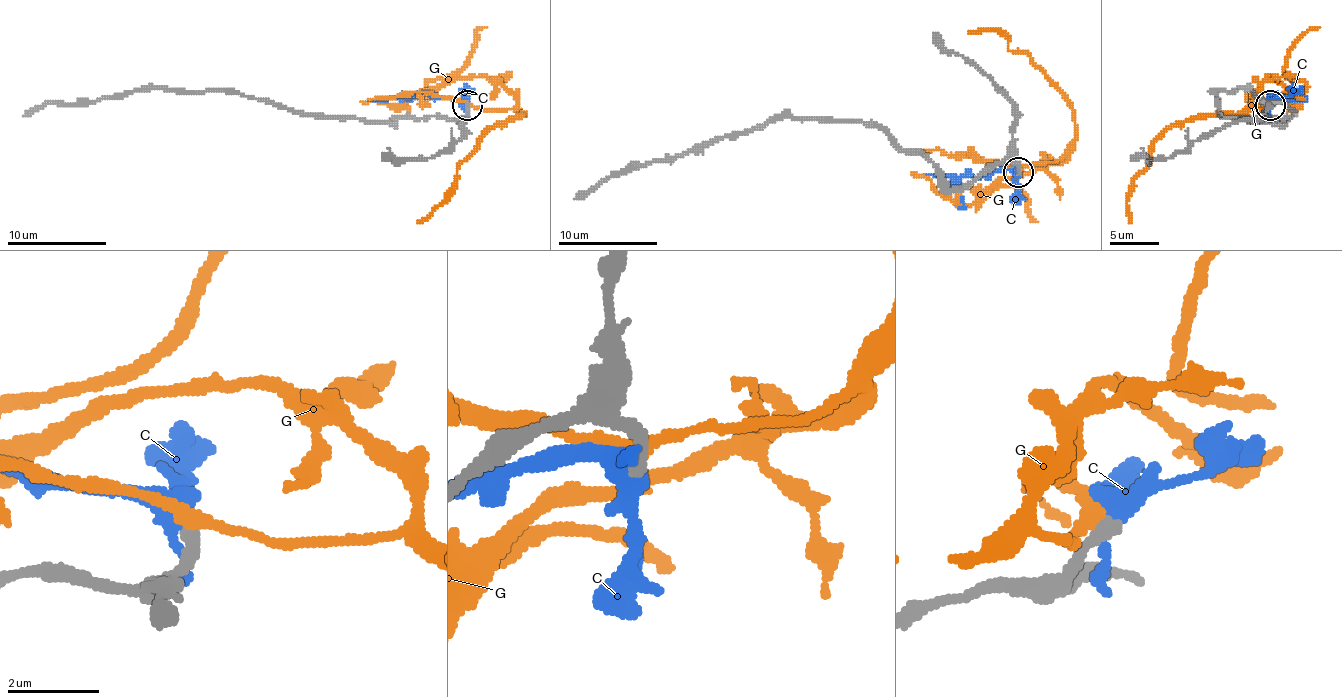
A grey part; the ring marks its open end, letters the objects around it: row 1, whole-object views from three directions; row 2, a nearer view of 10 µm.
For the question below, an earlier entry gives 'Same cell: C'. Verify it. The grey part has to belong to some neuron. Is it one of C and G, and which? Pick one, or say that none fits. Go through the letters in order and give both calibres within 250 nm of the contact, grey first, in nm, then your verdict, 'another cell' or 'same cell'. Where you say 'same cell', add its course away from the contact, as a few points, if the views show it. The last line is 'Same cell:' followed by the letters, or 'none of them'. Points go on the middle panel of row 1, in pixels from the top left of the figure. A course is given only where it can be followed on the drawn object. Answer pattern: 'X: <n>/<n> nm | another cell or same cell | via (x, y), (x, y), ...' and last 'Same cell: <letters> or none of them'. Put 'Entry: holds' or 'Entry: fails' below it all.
C: 360/380 nm | another cell
G: 360/280 nm | another cell
Same cell: none of them
Entry: fails

